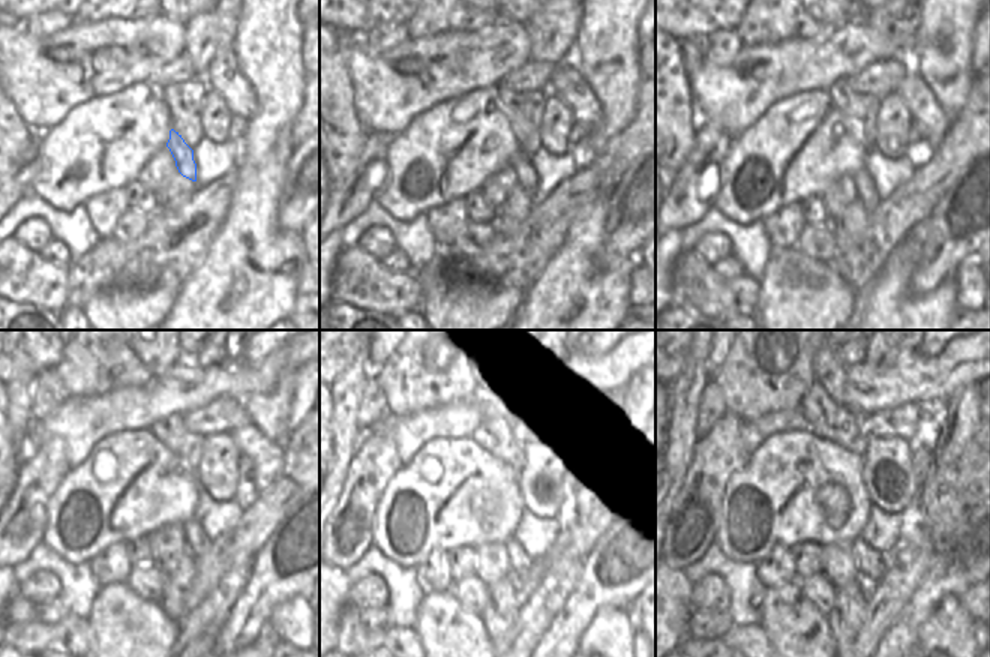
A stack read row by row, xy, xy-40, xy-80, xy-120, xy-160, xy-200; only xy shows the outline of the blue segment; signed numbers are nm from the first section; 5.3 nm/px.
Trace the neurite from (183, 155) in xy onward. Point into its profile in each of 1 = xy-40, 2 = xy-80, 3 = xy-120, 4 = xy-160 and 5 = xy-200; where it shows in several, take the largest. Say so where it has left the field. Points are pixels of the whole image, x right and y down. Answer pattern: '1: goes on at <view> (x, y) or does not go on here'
1: goes on at xy-40 (527, 177)
2: goes on at xy-80 (866, 192)
3: goes on at xy-120 (198, 542)
4: goes on at xy-160 (527, 555)
5: goes on at xy-200 (870, 563)

